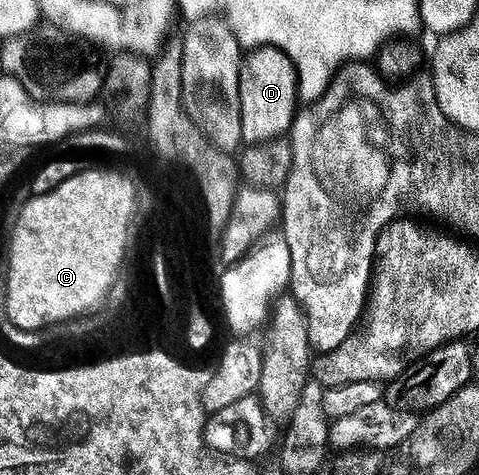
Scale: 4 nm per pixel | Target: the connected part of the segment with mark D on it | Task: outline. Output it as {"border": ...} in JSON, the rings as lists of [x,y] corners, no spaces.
{"border":[[[259,46],[250,49],[244,55],[241,66],[242,88],[242,136],[249,144],[258,142],[274,142],[277,138],[285,138],[288,130],[298,121],[299,95],[297,93],[297,69],[284,50],[277,46]]]}

